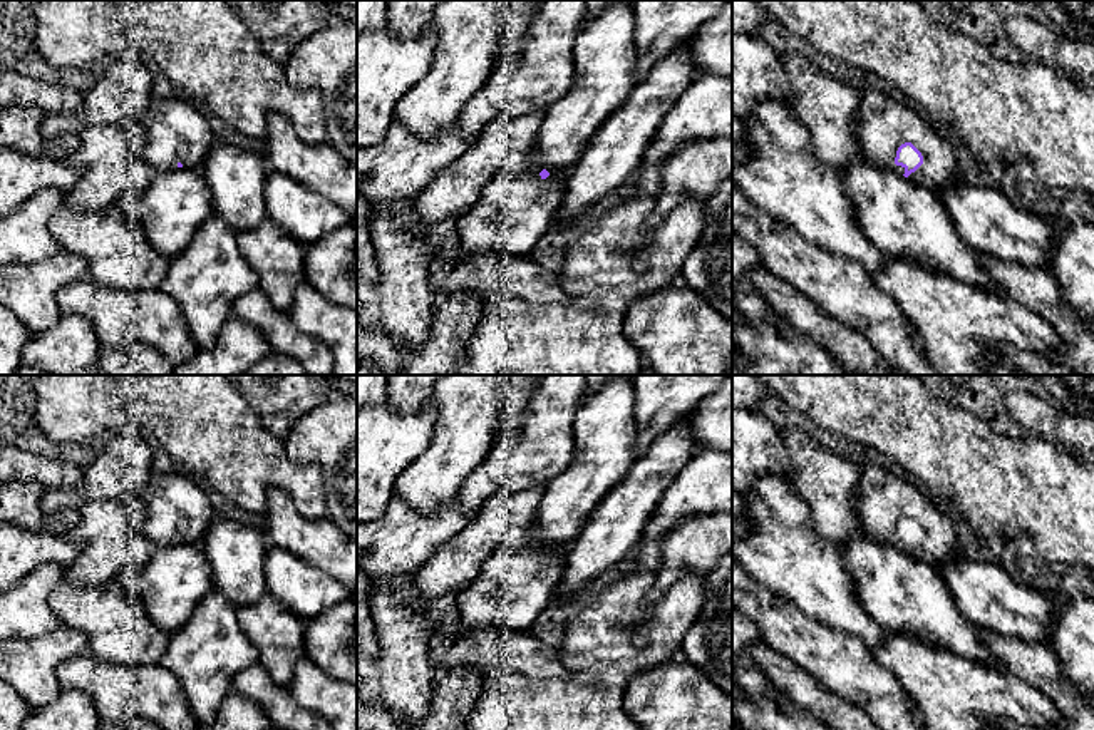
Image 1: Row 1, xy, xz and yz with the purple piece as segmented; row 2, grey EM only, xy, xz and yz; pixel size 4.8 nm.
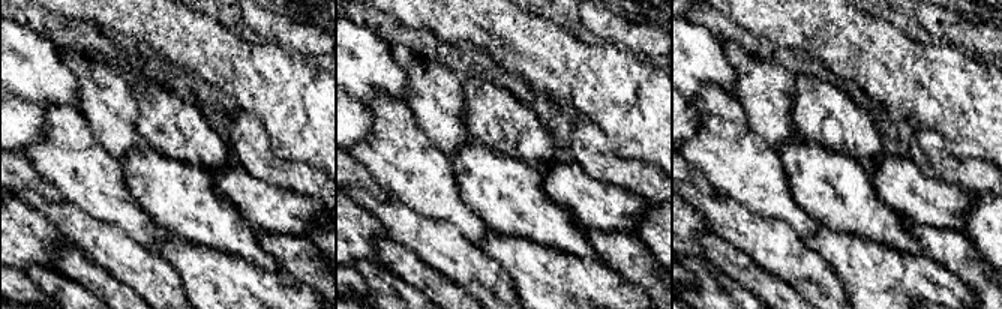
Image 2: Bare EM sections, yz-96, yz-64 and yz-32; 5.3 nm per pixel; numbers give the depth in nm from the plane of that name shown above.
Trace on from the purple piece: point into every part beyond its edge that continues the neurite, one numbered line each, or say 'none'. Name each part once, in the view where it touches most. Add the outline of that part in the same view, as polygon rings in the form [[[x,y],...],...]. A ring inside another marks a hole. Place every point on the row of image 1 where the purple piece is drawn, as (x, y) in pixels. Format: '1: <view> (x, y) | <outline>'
1: yz (882, 124) | [[[864,87],[851,124],[868,162],[903,176],[895,157],[901,144],[911,142],[923,156],[923,164],[908,176],[913,184],[940,193],[962,182],[952,144],[910,105]]]

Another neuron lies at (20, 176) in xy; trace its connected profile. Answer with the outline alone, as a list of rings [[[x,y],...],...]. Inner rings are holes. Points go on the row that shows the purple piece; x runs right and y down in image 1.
[[[0,147],[0,218],[10,216],[22,203],[45,188],[70,193],[79,176],[67,161],[30,157]]]

